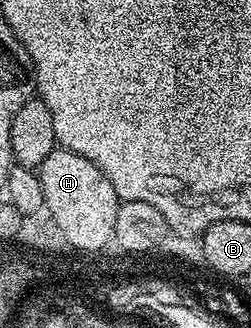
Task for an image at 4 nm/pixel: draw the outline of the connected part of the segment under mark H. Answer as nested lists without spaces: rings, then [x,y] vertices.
[[[54,149],[47,157],[47,161],[41,163],[39,174],[43,185],[45,205],[49,206],[52,211],[57,211],[57,223],[65,227],[65,235],[69,235],[73,243],[81,243],[81,247],[97,247],[99,243],[105,243],[105,235],[111,234],[111,229],[115,224],[119,200],[115,193],[115,185],[111,185],[103,169],[99,169],[99,165],[87,161],[87,157],[79,153]]]

